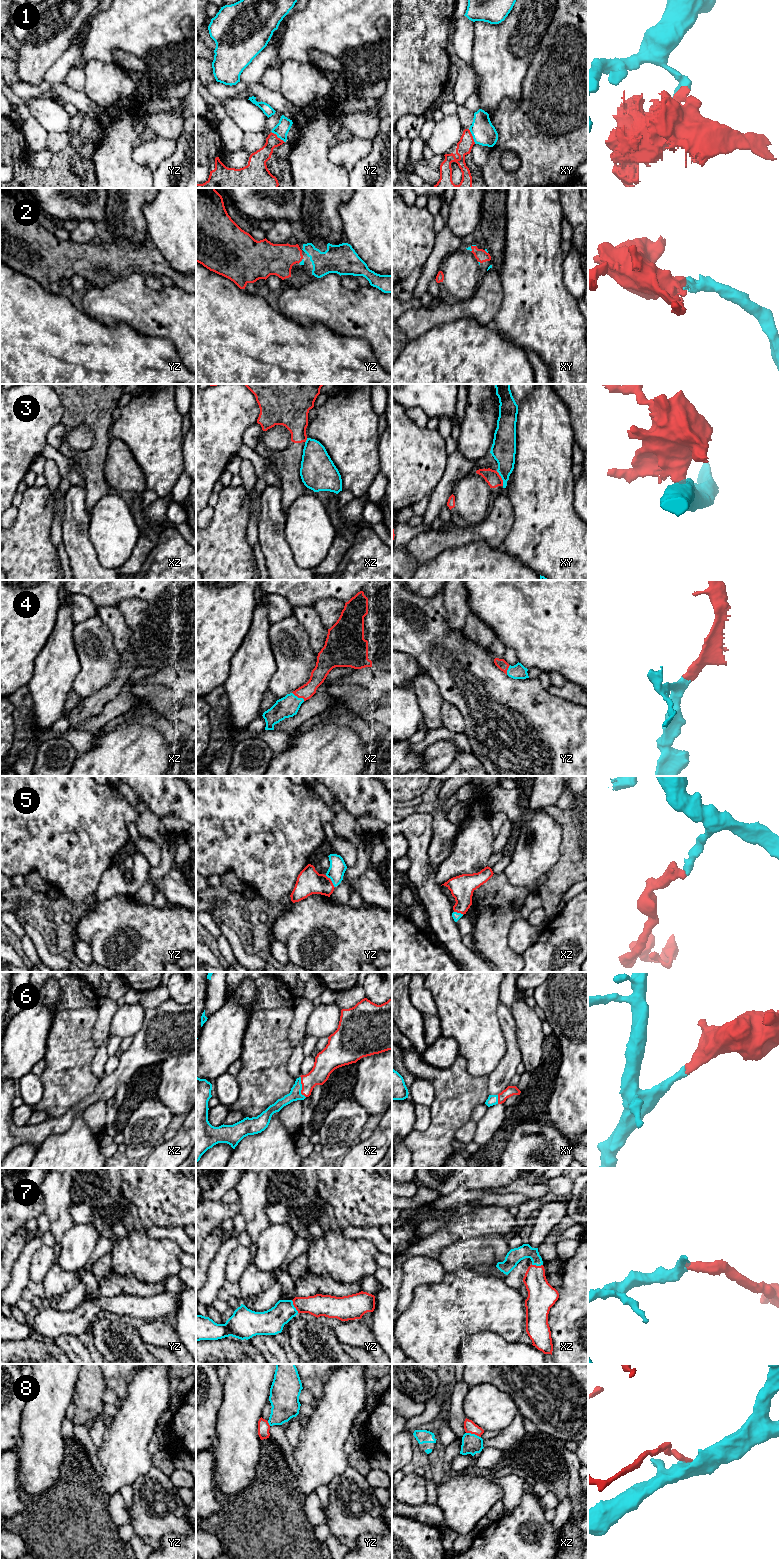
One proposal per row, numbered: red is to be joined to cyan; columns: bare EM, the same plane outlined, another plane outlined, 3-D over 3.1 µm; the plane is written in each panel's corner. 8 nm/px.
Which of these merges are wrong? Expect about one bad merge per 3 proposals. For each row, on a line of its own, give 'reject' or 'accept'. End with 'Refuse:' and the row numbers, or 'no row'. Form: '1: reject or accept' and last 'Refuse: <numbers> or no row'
1: reject
2: accept
3: reject
4: accept
5: accept
6: accept
7: accept
8: reject
Refuse: 1, 3, 8

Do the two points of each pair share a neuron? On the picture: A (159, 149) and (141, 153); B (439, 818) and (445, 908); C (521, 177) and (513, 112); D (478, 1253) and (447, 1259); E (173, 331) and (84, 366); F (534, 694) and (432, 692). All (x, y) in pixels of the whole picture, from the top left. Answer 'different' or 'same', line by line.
A: same
B: different
C: same
D: same
E: different
F: different

